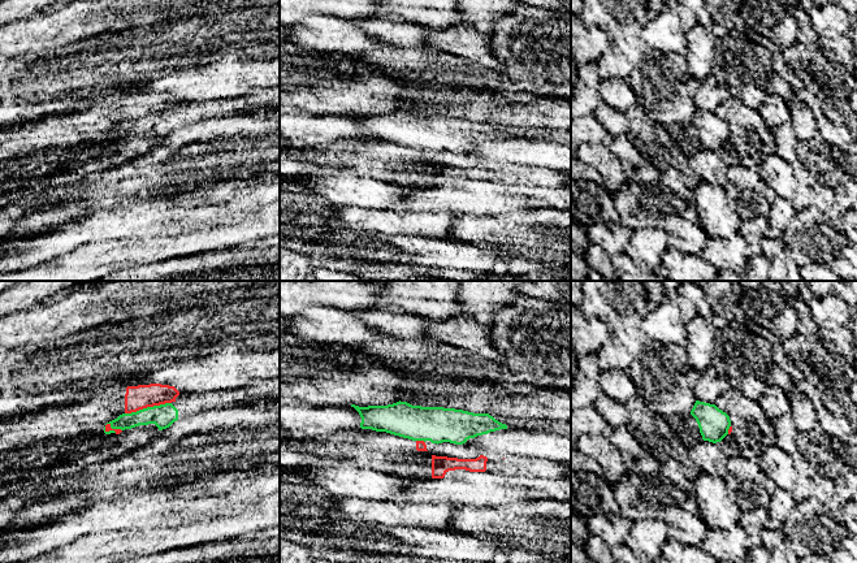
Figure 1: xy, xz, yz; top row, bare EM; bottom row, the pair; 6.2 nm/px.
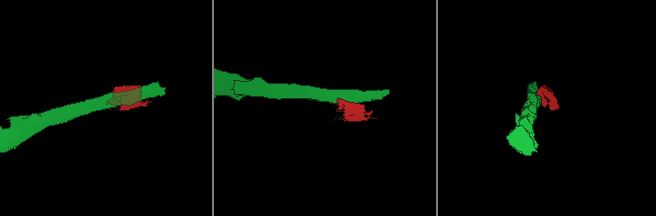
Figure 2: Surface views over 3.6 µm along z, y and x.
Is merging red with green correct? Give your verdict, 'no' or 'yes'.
no

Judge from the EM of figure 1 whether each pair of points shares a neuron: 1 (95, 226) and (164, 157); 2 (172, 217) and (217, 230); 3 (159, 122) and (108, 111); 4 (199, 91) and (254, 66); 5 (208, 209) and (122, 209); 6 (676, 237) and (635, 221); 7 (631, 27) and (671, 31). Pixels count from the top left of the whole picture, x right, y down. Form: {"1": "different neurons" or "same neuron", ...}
{"1": "different neurons", "2": "different neurons", "3": "different neurons", "4": "same neuron", "5": "different neurons", "6": "same neuron", "7": "different neurons"}

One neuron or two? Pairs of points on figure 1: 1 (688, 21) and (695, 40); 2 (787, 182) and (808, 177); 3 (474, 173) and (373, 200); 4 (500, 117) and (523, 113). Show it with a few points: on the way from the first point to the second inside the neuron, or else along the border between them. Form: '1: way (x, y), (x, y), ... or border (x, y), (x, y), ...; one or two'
1: border (708, 29), (695, 25), (685, 34); two
2: border (778, 155), (790, 165), (799, 181); two
3: border (388, 182), (419, 187); two
4: way (505, 117), (518, 117); one

